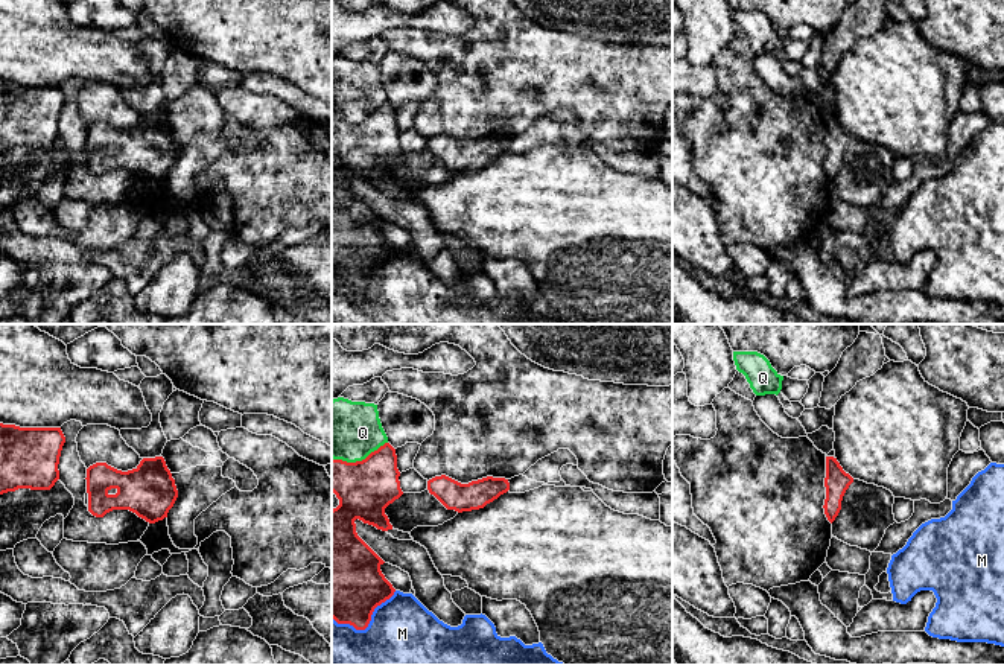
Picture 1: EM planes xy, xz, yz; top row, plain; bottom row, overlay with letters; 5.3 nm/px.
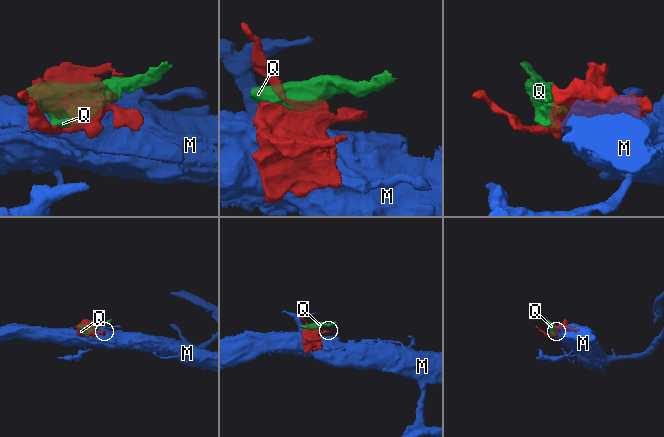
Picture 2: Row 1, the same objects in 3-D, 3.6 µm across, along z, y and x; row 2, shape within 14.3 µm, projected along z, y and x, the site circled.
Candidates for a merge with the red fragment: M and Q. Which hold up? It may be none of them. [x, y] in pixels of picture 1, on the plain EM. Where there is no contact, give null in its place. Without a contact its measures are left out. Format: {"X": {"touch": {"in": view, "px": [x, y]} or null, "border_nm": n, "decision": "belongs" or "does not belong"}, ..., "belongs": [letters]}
{"M": {"touch": {"in": "xz", "px": [368, 282]}, "border_nm": 380, "decision": "does not belong"}, "Q": {"touch": {"in": "xz", "px": [359, 120]}, "border_nm": 300, "decision": "does not belong"}, "belongs": []}

